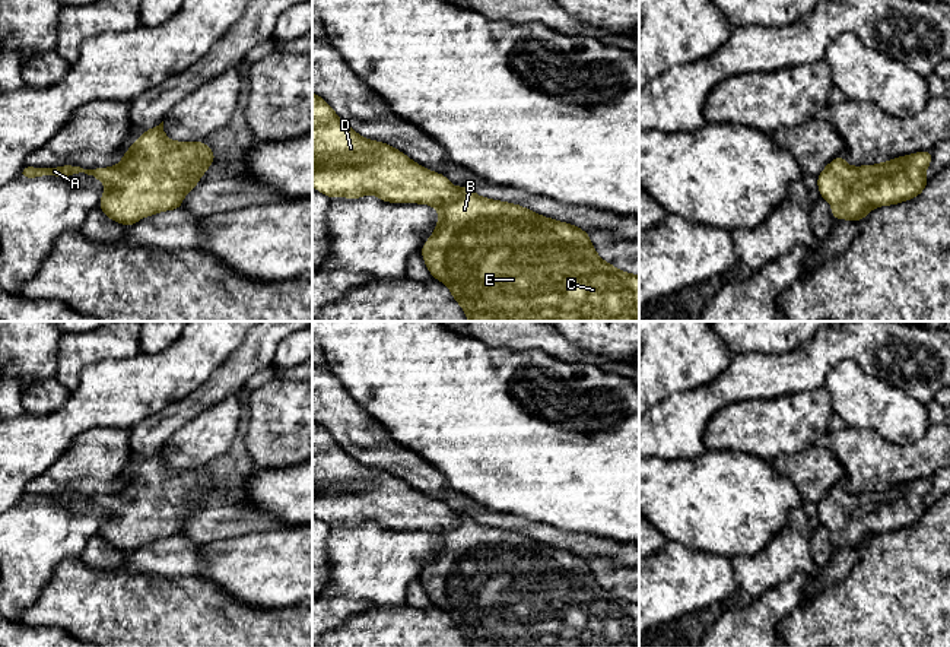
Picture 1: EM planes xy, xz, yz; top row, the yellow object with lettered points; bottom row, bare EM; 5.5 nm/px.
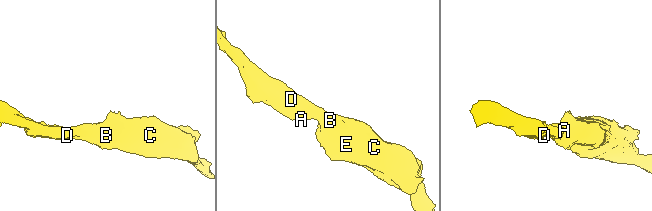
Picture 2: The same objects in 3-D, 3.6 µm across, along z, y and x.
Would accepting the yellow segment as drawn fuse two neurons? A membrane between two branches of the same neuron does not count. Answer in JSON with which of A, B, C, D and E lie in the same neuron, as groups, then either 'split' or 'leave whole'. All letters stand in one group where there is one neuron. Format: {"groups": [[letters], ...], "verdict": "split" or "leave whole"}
{"groups": [["A", "B", "C", "D", "E"]], "verdict": "leave whole"}

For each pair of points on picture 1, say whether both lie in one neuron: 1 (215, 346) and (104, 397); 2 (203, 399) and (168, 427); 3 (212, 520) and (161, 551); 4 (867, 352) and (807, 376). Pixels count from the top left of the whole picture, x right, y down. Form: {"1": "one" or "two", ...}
{"1": "one", "2": "one", "3": "two", "4": "one"}

